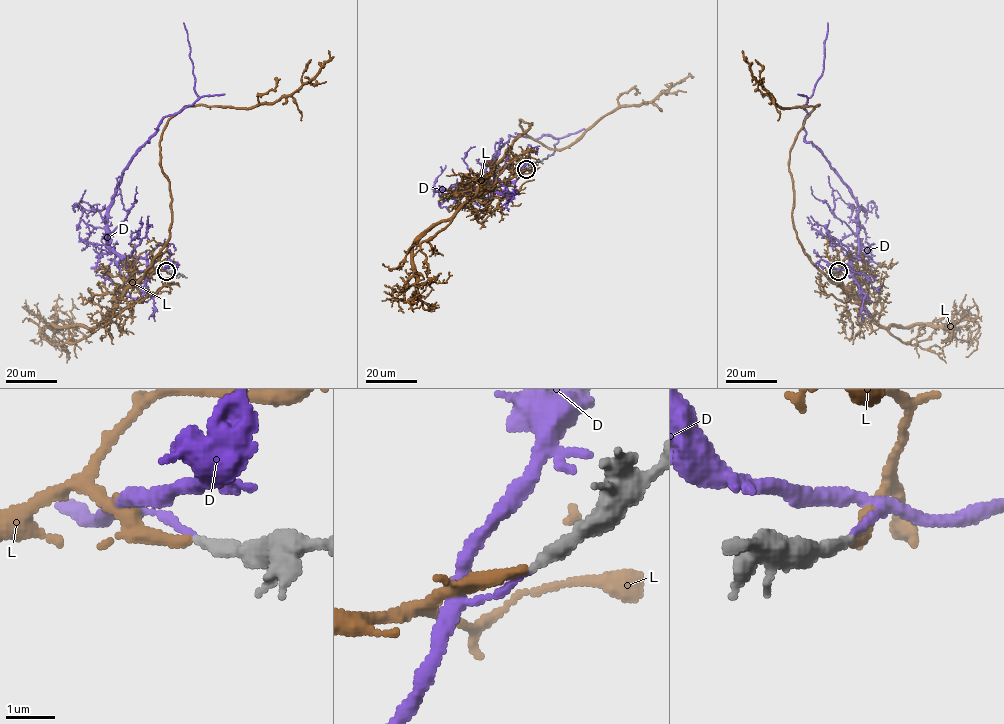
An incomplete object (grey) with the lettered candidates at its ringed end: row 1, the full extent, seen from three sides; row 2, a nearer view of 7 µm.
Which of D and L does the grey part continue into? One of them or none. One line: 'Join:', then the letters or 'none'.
Join: L

